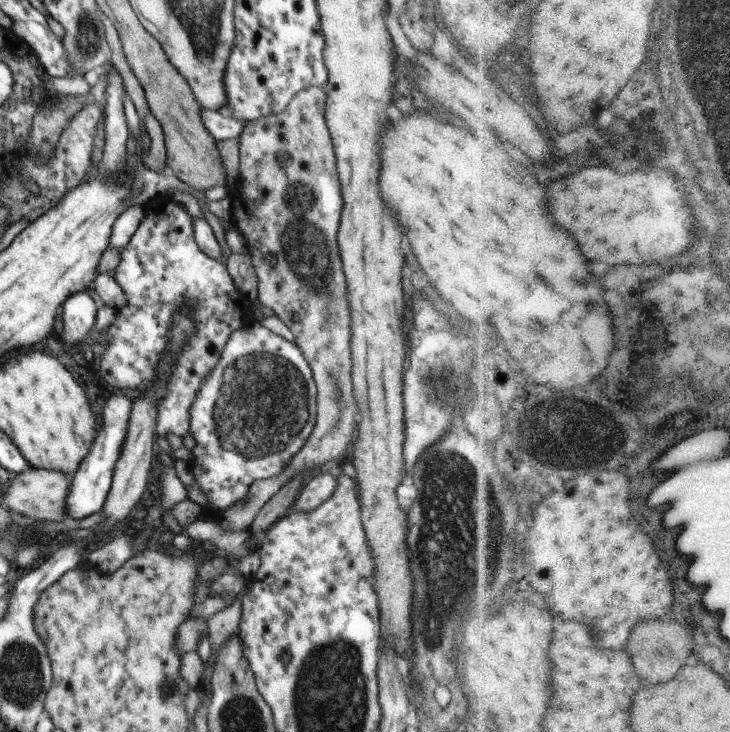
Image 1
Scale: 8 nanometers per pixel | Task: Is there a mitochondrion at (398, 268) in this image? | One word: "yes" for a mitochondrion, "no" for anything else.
no

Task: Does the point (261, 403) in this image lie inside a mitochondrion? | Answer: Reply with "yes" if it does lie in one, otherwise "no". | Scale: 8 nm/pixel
yes

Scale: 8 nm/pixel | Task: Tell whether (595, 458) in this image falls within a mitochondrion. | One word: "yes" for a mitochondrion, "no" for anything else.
yes

